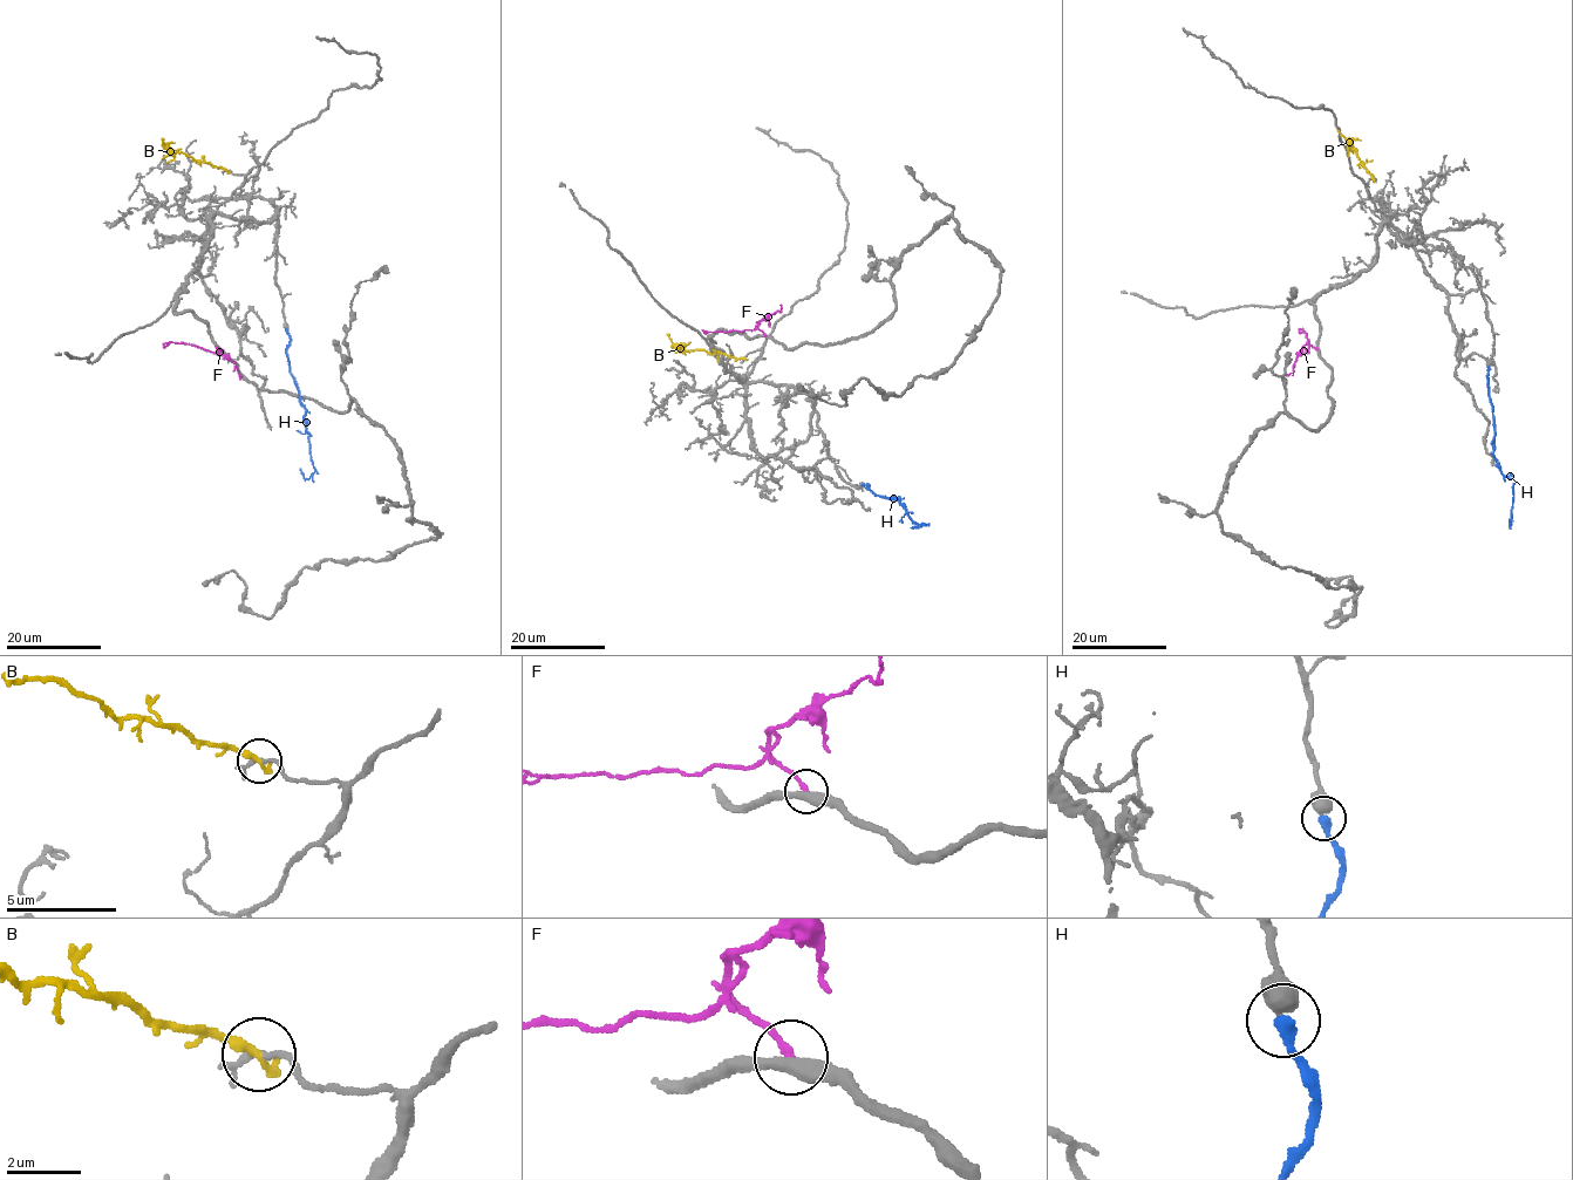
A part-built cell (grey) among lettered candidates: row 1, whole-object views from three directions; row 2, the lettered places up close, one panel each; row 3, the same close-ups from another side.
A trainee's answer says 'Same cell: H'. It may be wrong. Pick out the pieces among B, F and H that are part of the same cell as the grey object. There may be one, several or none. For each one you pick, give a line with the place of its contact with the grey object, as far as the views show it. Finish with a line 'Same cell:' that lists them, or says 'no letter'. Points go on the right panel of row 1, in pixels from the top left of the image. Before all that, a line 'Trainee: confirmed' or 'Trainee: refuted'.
Trainee: confirmed
H: (1488, 367)
Same cell: H

